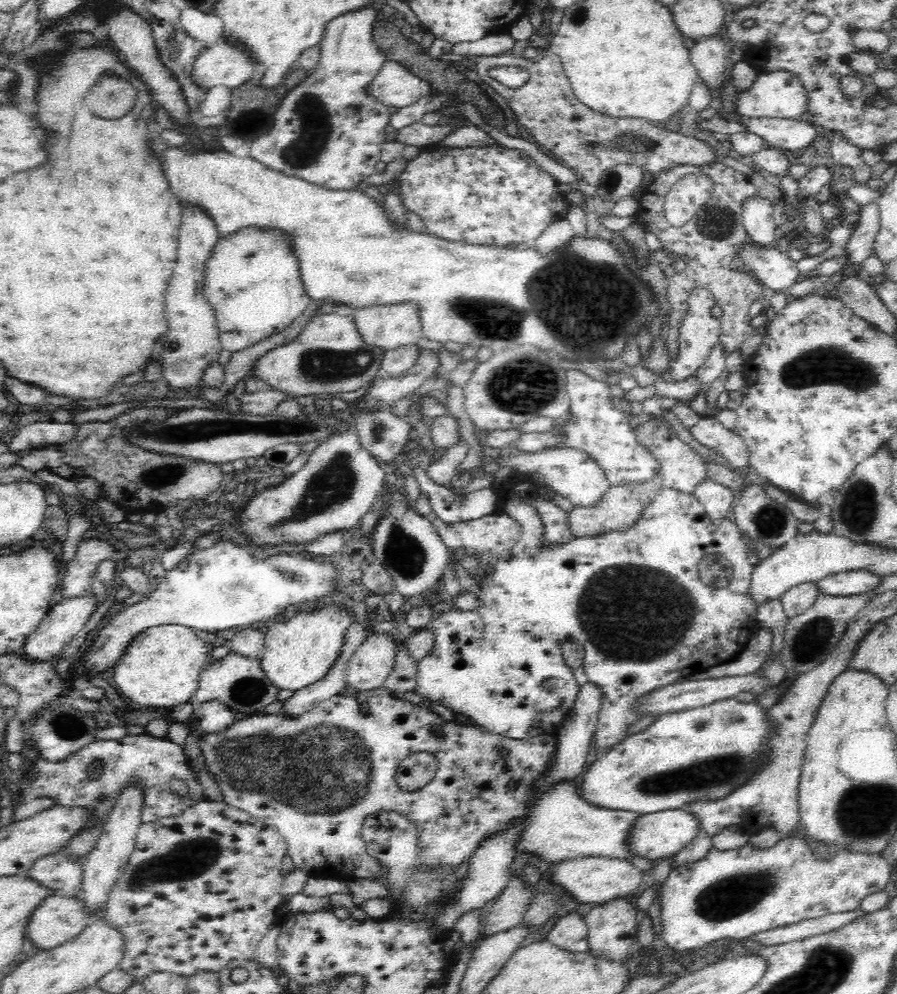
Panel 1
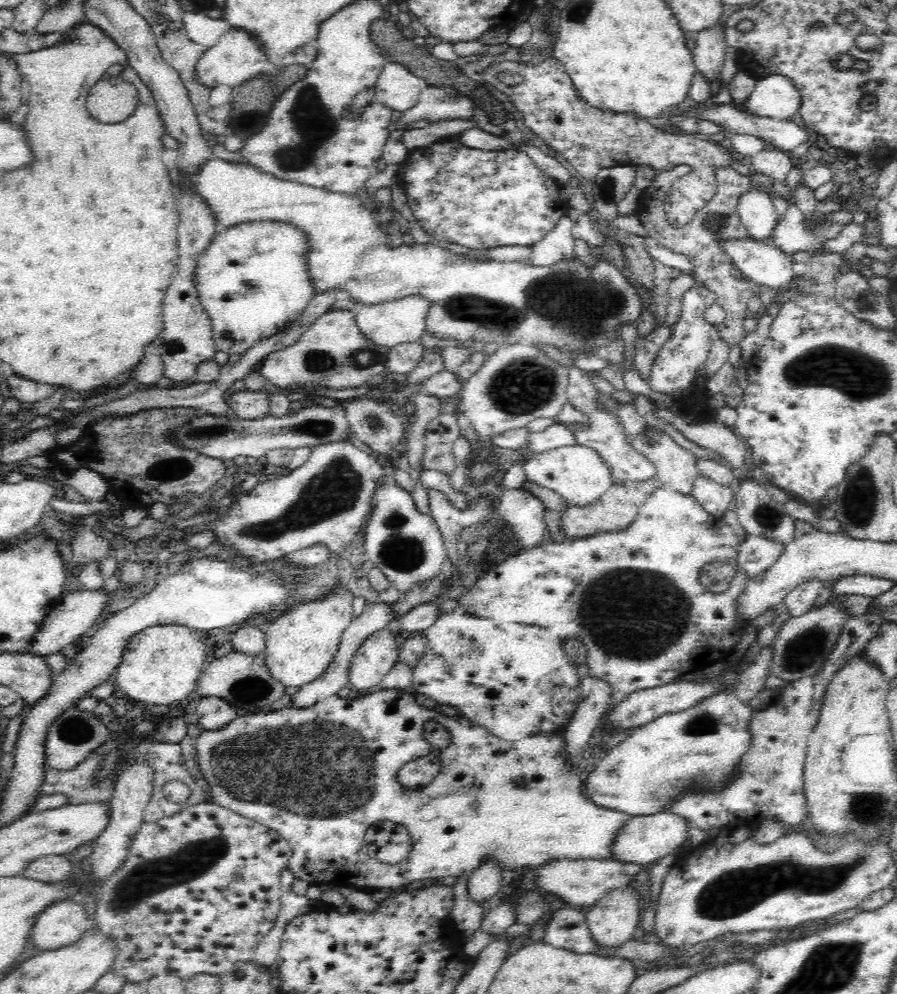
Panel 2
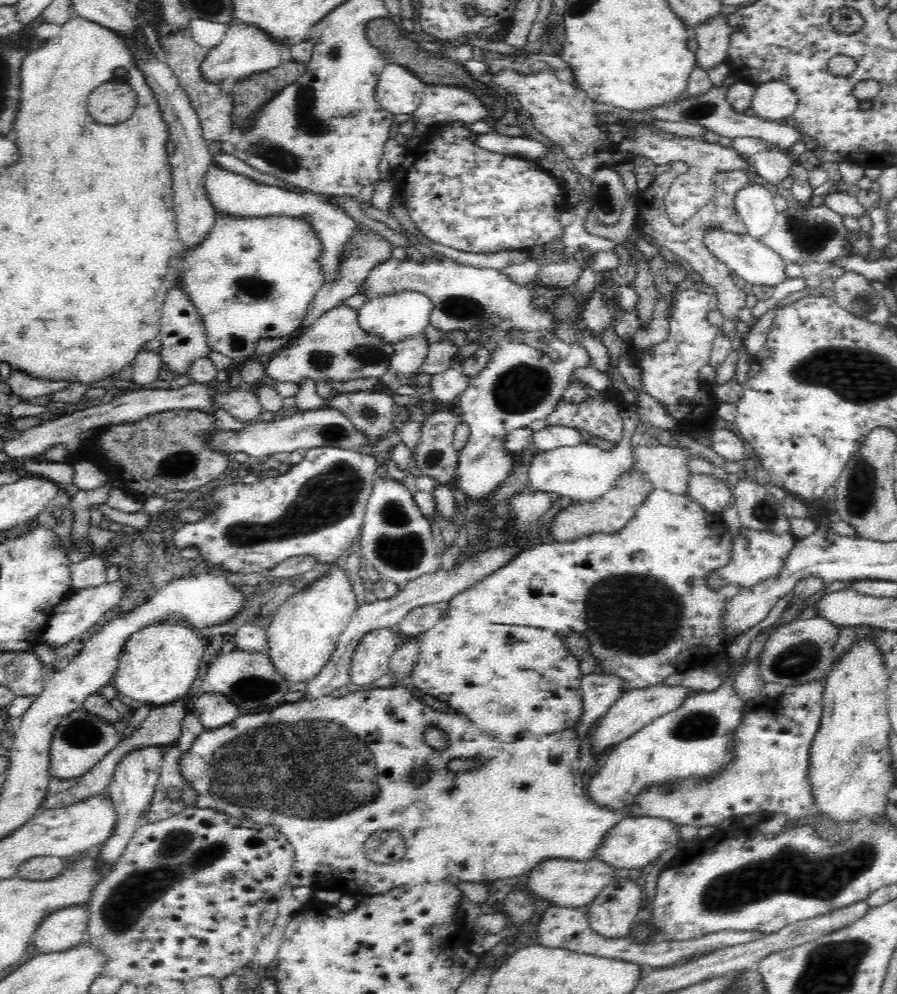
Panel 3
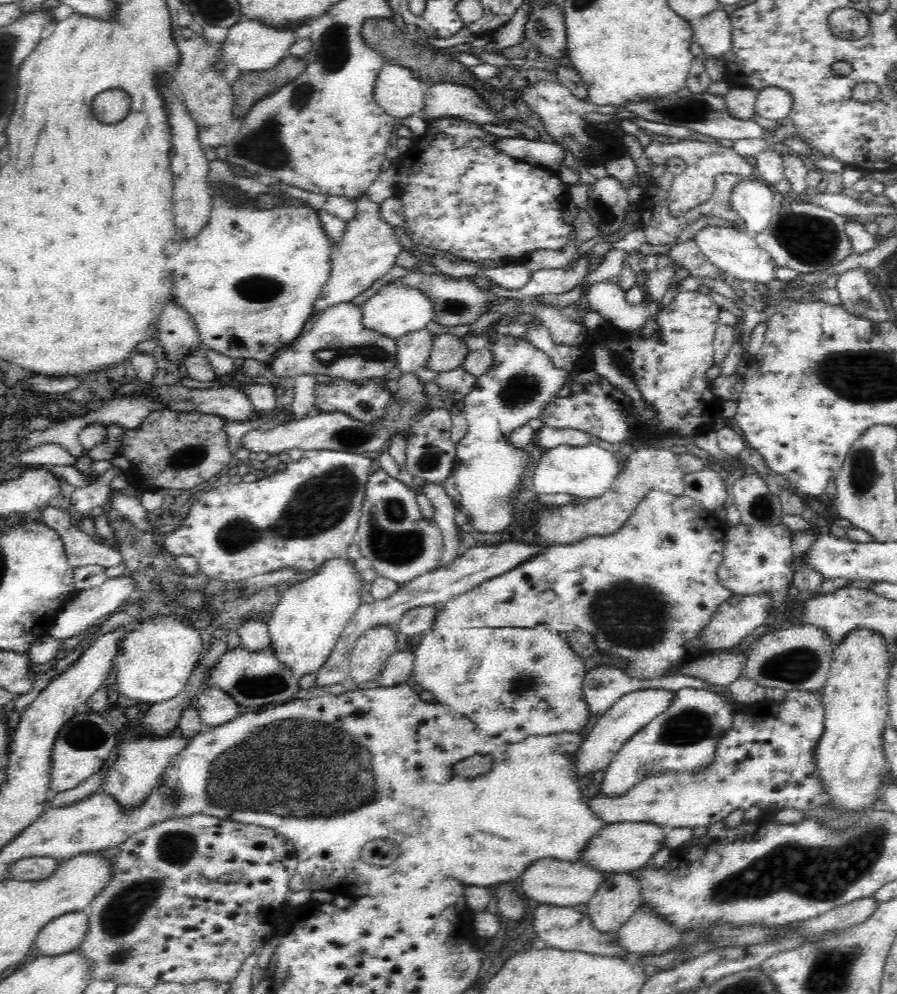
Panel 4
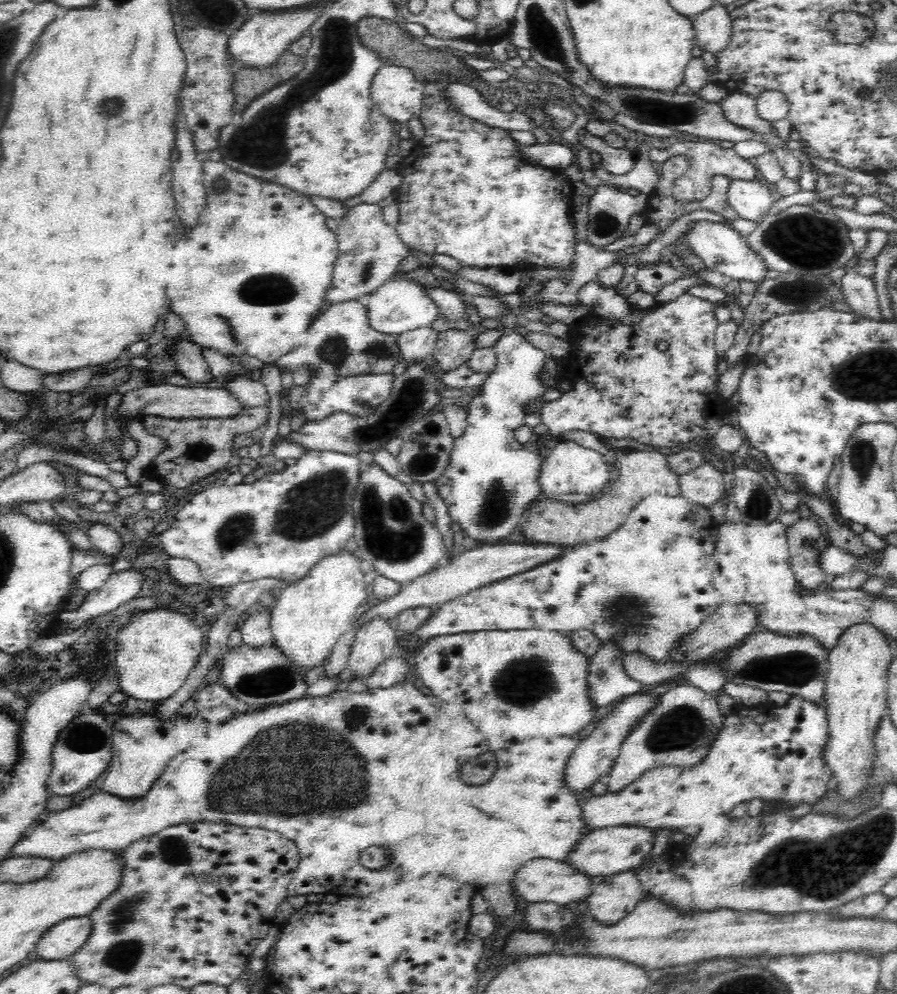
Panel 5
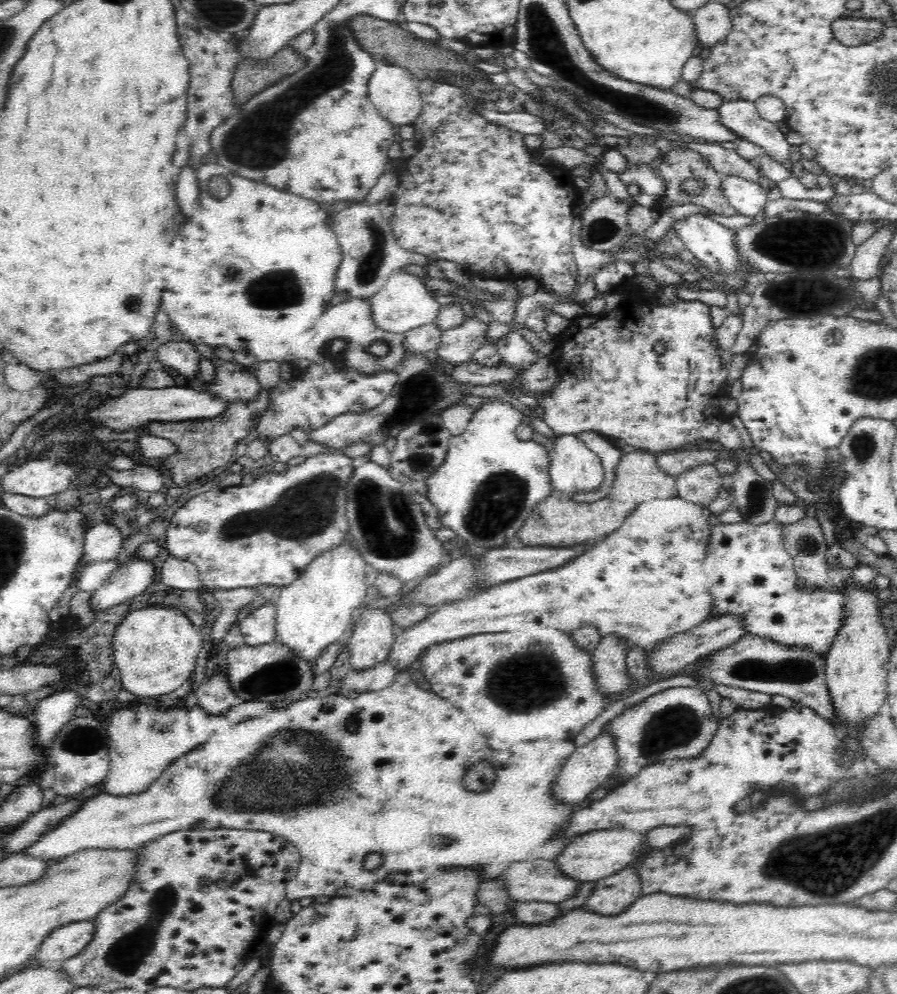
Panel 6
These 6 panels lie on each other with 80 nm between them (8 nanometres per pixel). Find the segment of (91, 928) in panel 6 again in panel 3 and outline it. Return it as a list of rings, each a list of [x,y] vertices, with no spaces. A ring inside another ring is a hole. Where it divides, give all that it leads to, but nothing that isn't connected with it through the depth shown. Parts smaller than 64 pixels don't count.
[[[86,906],[60,908],[46,916],[32,940],[38,952],[64,952],[86,941],[89,911]]]

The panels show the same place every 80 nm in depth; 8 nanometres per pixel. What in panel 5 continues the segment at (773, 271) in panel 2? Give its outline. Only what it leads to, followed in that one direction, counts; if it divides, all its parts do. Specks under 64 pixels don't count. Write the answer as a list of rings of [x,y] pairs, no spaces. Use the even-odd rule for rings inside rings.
[[[699,220],[689,226],[684,235],[687,237],[689,248],[702,259],[708,270],[720,272],[720,274],[739,281],[750,280],[754,282],[767,279],[768,267],[764,263],[764,257],[758,255],[758,252],[748,245],[745,236],[740,235],[732,227],[724,223]]]

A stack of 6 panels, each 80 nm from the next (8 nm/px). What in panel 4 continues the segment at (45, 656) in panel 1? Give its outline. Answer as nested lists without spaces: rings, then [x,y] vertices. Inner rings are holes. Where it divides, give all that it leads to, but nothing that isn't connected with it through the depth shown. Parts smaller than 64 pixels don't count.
[[[120,575],[108,579],[100,586],[80,591],[77,597],[70,601],[62,610],[57,612],[54,624],[49,628],[49,636],[54,638],[70,638],[78,635],[81,630],[88,629],[96,624],[104,615],[109,615],[123,606],[129,600],[130,594],[136,591],[135,582],[127,576]]]

